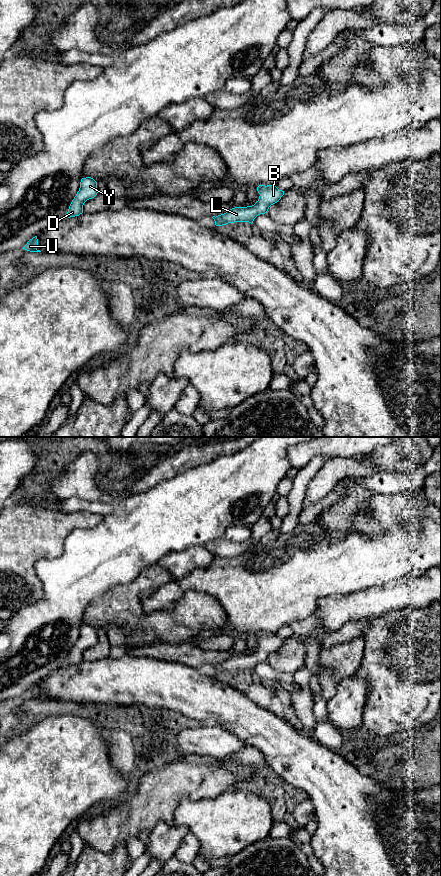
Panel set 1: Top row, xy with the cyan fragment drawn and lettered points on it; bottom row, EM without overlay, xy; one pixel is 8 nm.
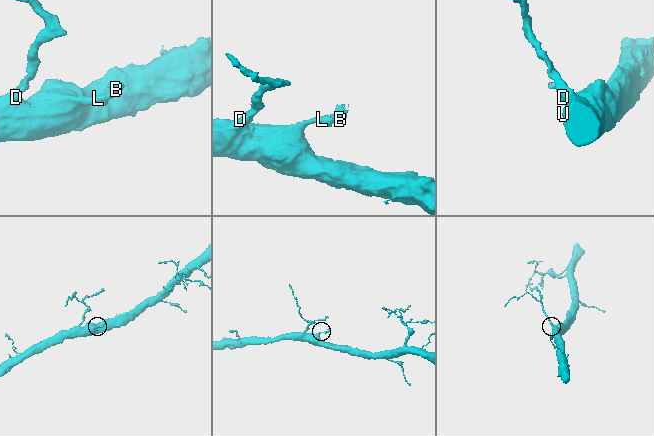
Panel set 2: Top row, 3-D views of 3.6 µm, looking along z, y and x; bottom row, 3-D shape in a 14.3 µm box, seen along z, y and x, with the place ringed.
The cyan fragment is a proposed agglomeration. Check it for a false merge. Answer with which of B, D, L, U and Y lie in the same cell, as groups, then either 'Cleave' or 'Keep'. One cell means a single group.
Groups: B D L U Y. Keep

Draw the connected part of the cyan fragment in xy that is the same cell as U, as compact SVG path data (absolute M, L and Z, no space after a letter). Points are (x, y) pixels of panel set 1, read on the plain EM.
M37 684L30 687L27 692L23 695L23 697L30 699L30 700L41 700L37 697L38 695L38 687Z

